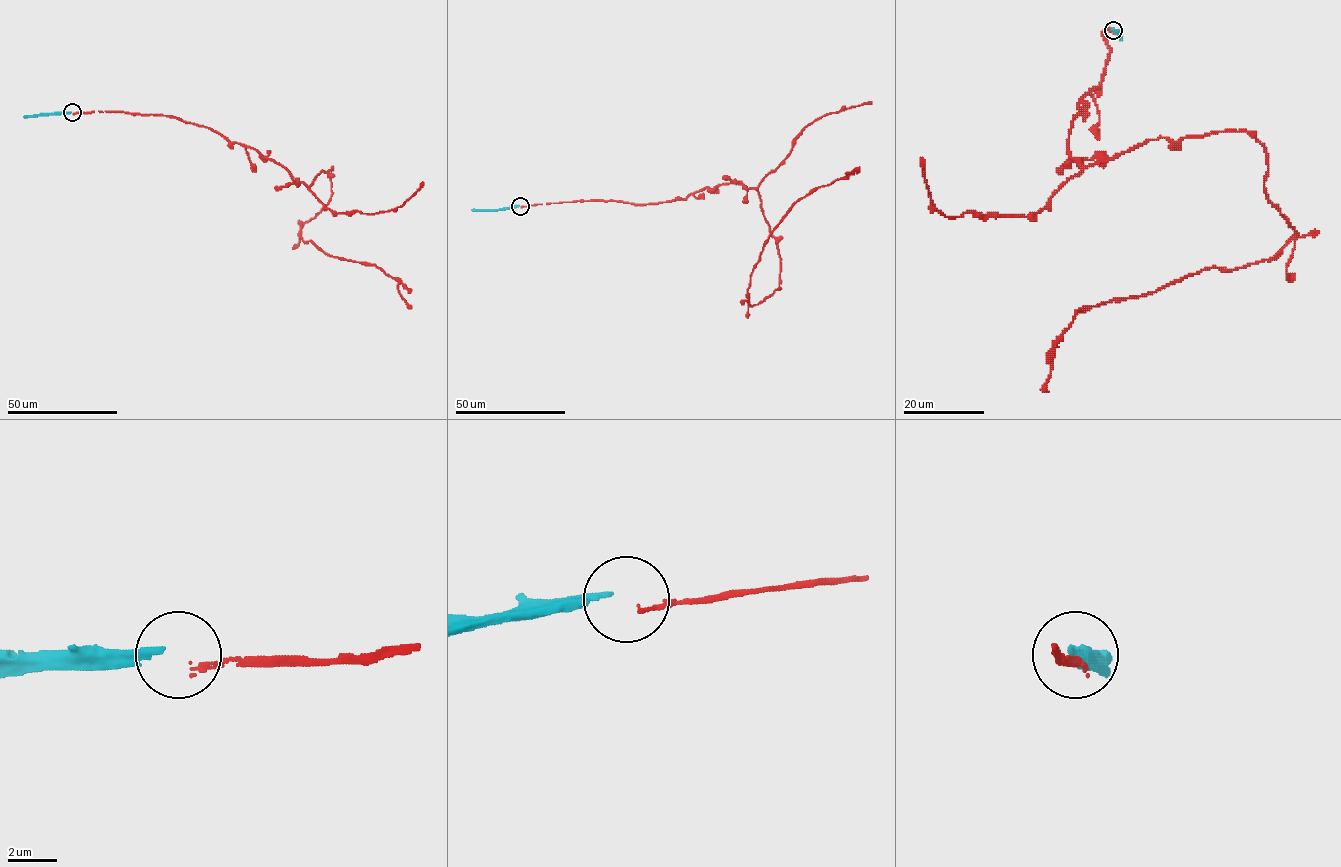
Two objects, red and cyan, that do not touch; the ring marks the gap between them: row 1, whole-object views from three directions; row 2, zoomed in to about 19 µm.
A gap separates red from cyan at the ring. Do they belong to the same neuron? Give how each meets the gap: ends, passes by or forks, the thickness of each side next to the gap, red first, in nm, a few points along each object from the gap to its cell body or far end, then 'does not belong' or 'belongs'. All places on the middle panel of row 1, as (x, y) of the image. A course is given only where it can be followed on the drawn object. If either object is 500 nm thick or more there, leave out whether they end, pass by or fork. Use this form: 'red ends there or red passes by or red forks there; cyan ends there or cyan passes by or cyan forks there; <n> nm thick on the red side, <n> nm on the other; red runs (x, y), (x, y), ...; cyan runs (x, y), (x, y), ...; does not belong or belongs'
red ends there; cyan ends there; 120 nm thick on the red side, 240 nm on the other; red runs (521, 206), (656, 204), (740, 182), (780, 259), (779, 290), (755, 305), (775, 227), (860, 168); cyan runs (519, 205), (472, 210); does not belong

